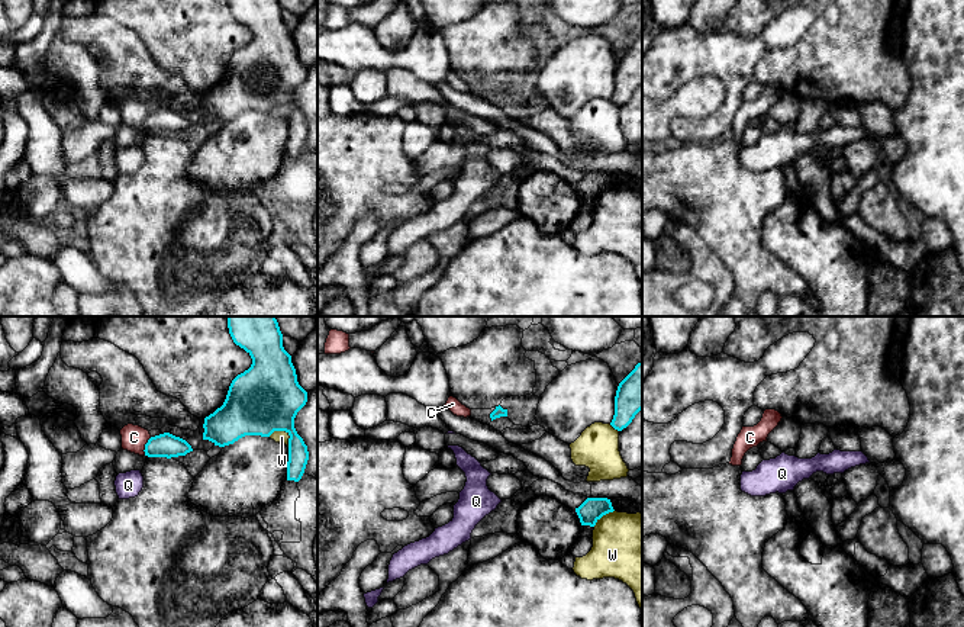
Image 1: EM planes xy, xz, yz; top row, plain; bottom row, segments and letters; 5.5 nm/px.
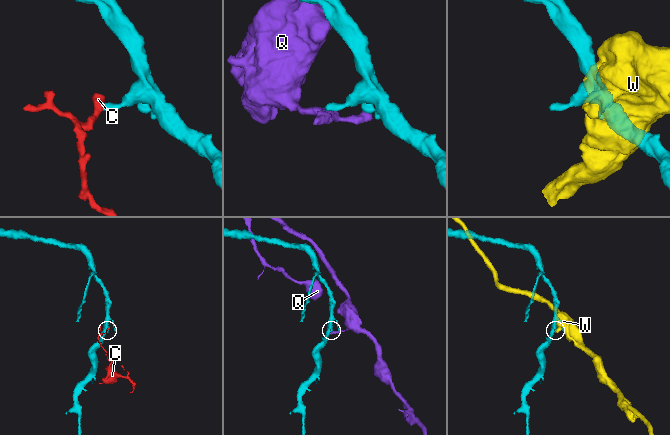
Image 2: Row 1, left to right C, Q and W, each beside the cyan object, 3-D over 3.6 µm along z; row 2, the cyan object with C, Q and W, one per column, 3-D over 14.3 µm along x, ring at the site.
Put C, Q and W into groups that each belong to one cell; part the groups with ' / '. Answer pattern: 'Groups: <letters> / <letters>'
Groups: C / Q / W

